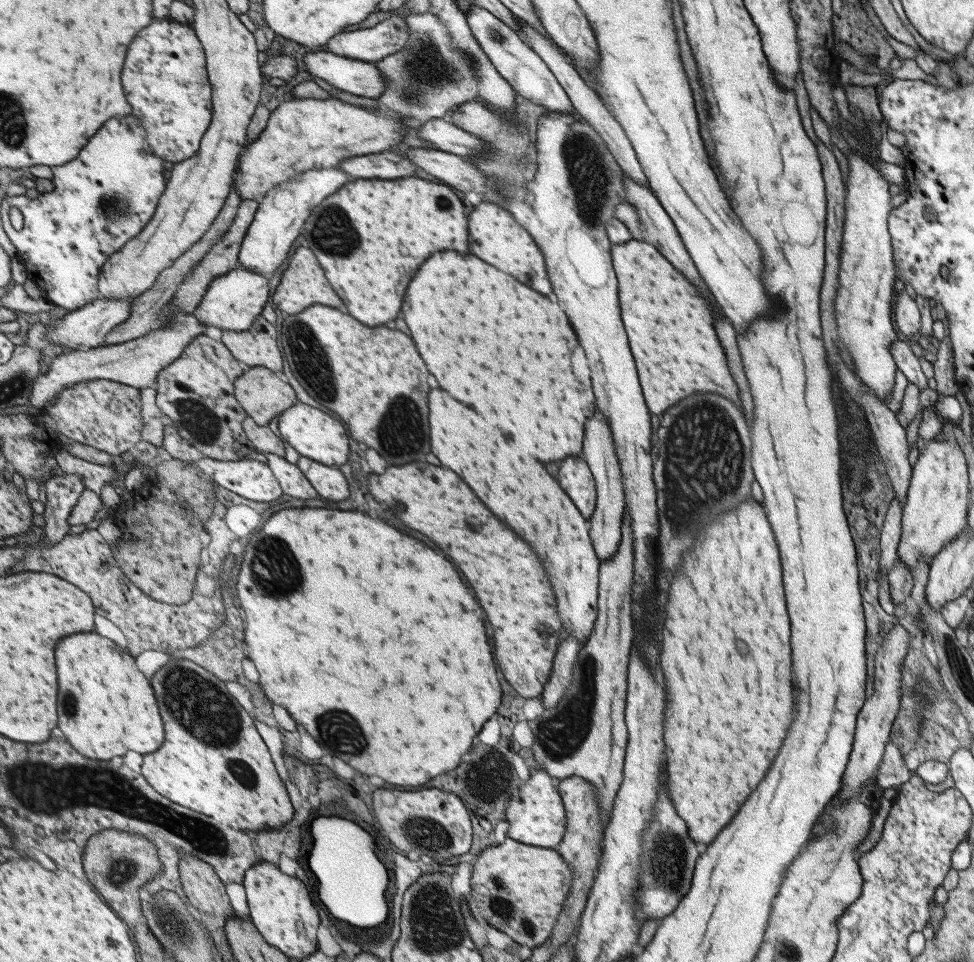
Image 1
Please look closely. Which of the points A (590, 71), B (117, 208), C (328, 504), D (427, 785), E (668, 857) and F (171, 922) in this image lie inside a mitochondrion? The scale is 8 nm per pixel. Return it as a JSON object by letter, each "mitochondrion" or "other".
{"A":"other","B":"mitochondrion","C":"other","D":"other","E":"mitochondrion","F":"mitochondrion"}

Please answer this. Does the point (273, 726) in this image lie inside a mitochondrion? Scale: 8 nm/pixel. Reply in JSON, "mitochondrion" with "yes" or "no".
{"mitochondrion":"no"}

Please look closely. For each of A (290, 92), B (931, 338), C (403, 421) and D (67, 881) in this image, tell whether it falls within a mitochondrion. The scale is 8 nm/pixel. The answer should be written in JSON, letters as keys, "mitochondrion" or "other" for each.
{"A":"other","B":"other","C":"mitochondrion","D":"other"}

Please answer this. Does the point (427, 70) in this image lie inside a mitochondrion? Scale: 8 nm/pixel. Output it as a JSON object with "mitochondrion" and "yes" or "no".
{"mitochondrion":"yes"}

